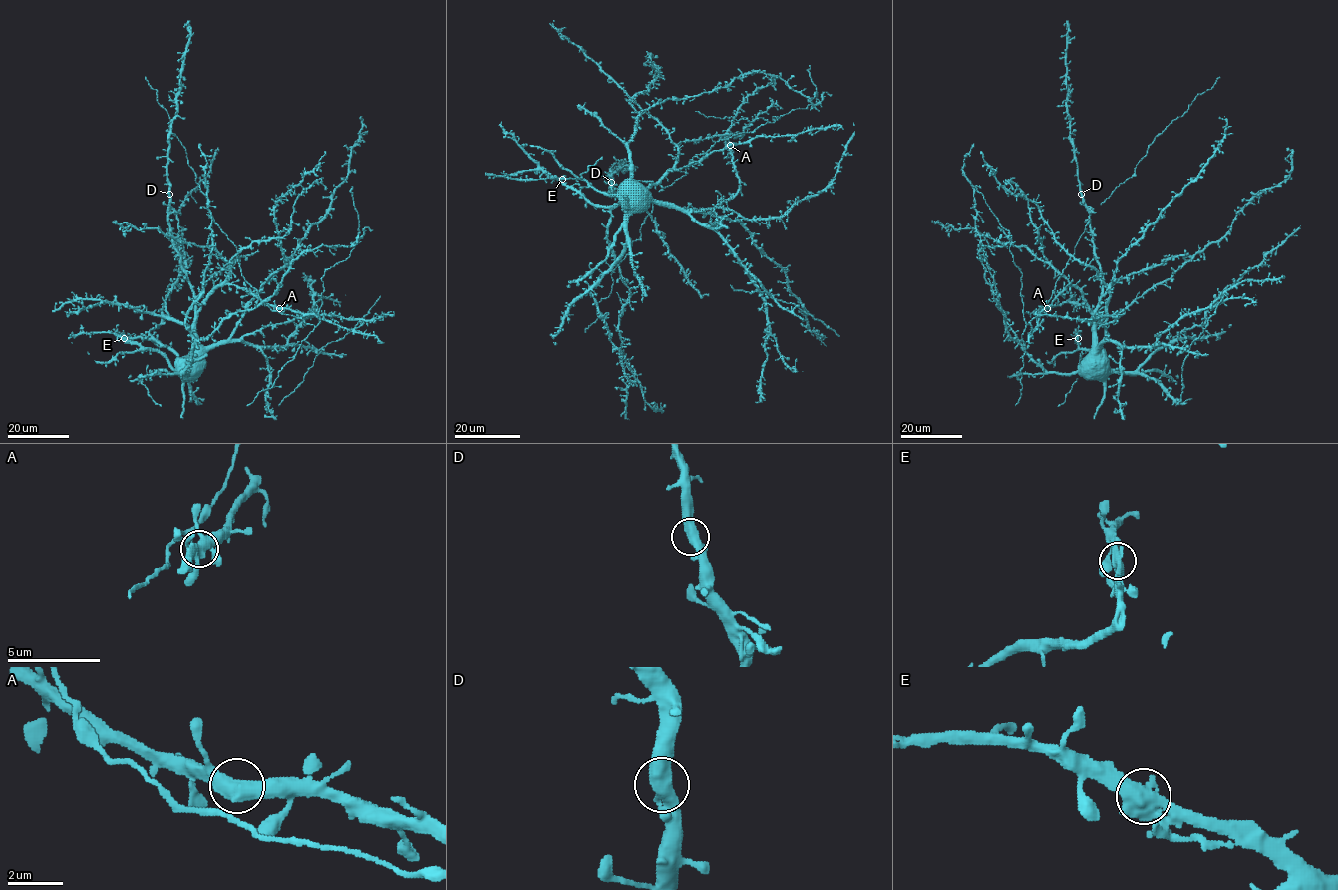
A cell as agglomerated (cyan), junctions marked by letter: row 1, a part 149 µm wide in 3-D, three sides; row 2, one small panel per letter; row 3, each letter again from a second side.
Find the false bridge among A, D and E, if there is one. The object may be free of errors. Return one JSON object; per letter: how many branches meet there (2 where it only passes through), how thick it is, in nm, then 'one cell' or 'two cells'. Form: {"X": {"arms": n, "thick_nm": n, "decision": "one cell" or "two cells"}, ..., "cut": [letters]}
{"A": {"arms": 2, "thick_nm": 550, "decision": "one cell"}, "D": {"arms": 2, "thick_nm": 500, "decision": "one cell"}, "E": {"arms": 2, "thick_nm": 550, "decision": "one cell"}, "cut": []}

